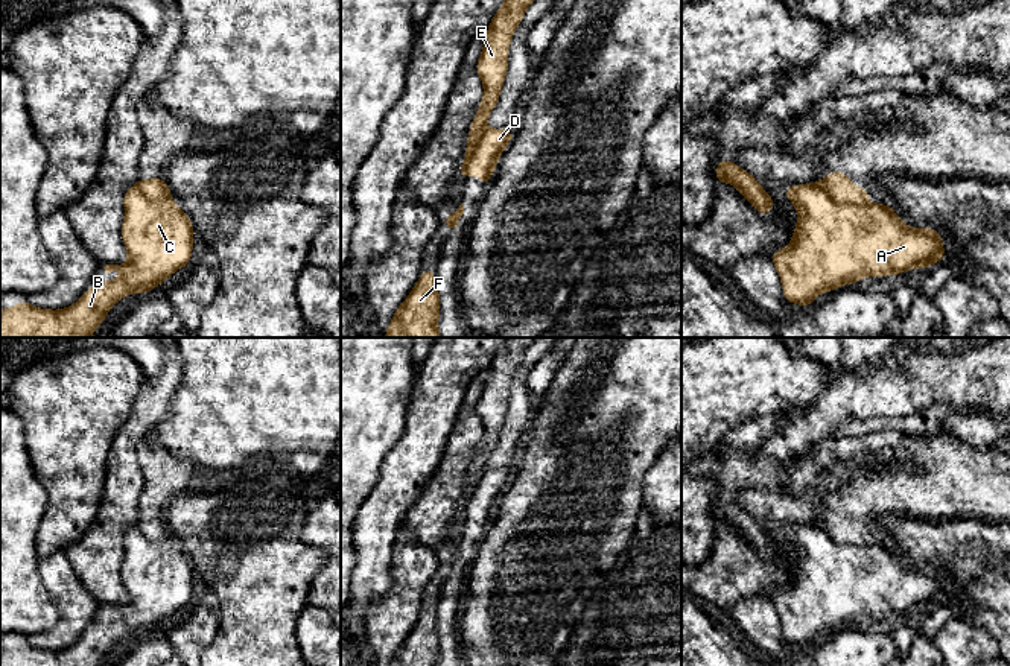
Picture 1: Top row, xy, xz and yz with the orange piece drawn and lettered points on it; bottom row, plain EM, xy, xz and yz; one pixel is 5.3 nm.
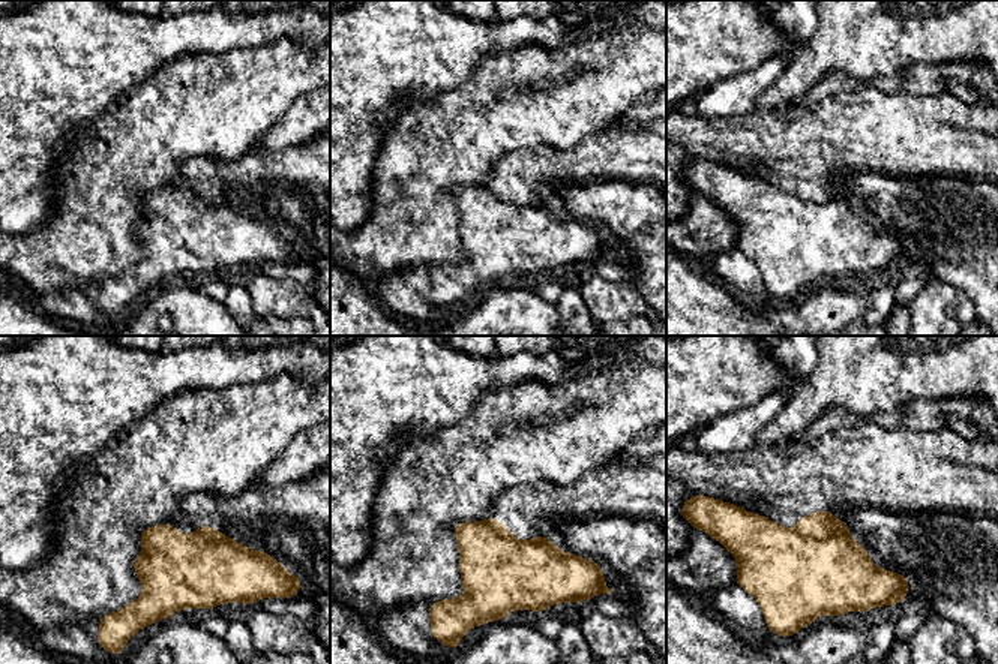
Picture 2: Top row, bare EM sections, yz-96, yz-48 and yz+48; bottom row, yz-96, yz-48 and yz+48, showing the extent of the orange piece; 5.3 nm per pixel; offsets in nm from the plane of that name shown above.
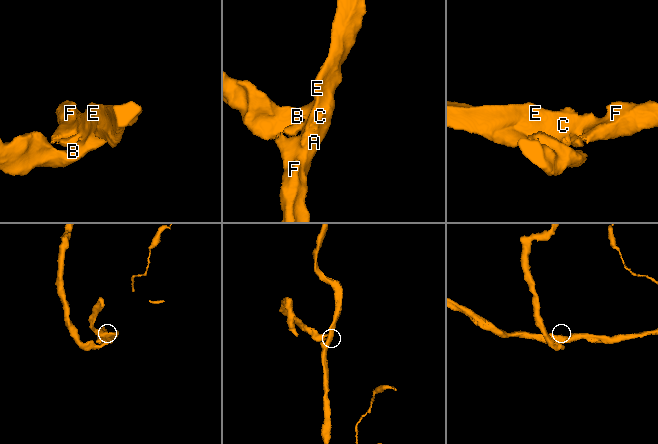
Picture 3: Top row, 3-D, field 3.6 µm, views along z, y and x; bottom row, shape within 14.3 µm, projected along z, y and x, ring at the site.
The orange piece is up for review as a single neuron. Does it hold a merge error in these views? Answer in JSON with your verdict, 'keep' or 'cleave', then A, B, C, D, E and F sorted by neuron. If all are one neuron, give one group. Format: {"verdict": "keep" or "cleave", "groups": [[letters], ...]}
{"verdict": "cleave", "groups": [["A", "B", "C", "E", "F"], ["D"]]}

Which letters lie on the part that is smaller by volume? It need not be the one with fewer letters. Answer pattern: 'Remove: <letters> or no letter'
Remove: D

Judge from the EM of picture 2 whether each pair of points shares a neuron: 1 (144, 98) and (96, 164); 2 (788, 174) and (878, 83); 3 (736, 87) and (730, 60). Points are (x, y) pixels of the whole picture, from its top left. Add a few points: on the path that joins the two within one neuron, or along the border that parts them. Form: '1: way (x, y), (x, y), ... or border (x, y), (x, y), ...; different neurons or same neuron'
1: way (144, 114), (113, 147); same neuron
2: border (908, 92), (856, 89), (839, 95); different neurons
3: border (766, 60), (751, 69), (715, 81), (703, 93); different neurons

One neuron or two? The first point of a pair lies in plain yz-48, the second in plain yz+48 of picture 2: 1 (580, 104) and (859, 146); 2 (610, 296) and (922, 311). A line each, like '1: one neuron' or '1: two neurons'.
1: two neurons
2: one neuron

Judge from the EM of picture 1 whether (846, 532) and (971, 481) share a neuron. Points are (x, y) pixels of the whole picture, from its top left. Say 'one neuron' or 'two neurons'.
one neuron

